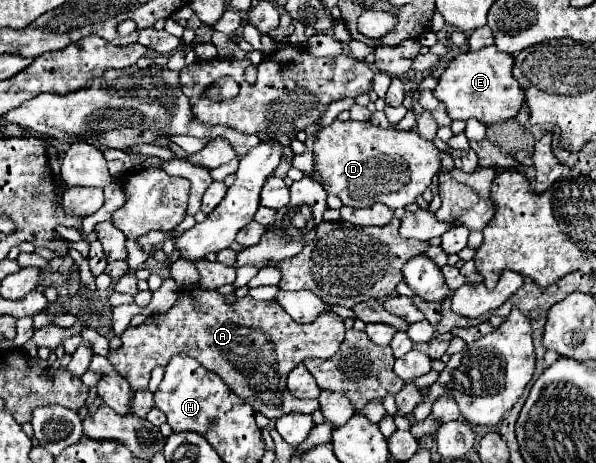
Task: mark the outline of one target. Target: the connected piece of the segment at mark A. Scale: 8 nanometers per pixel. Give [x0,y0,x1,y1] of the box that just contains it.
[106,260,346,418]

